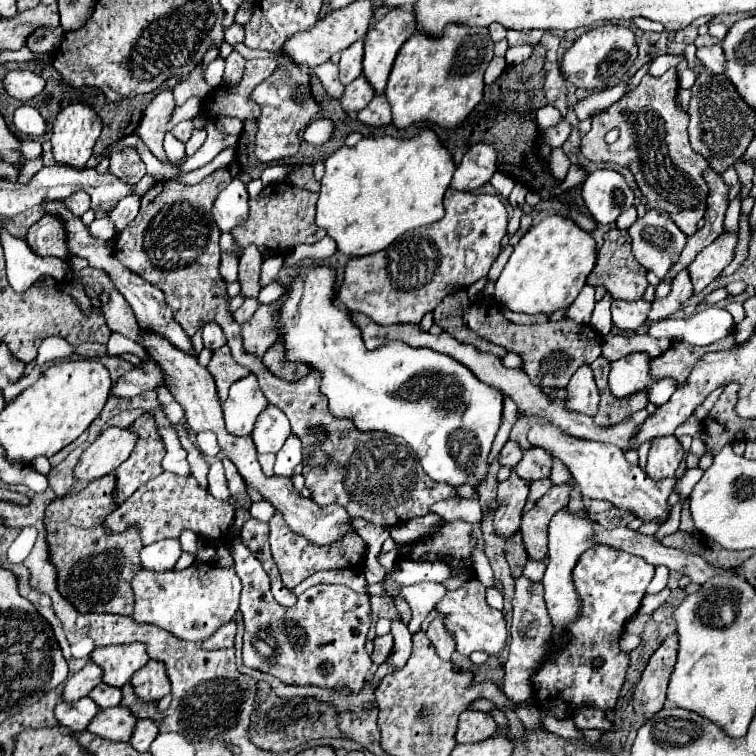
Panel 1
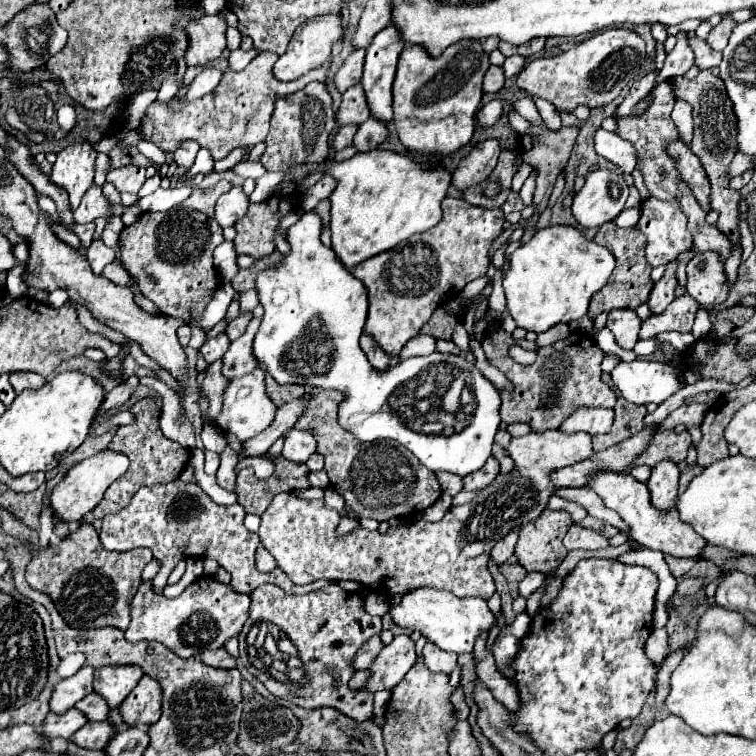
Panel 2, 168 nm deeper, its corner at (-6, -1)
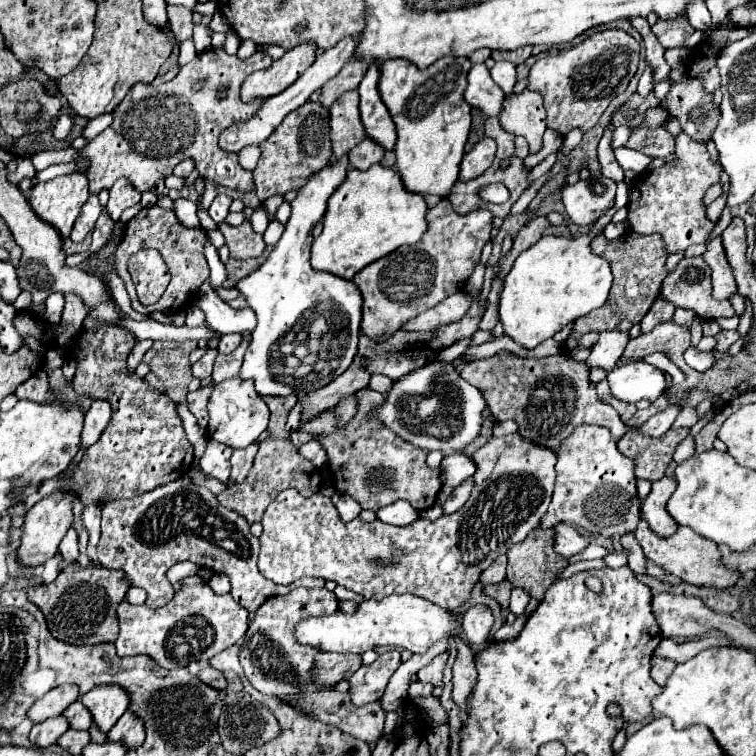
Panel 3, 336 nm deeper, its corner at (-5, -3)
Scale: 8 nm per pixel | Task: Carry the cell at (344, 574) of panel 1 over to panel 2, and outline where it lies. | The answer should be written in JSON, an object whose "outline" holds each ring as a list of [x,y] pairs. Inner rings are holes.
{"outline":[[[176,479],[176,481],[164,483],[164,485],[142,487],[132,497],[132,501],[124,507],[124,511],[104,515],[100,541],[102,541],[102,547],[108,549],[108,551],[128,551],[128,549],[136,549],[136,547],[148,547],[154,553],[154,559],[160,563],[160,571],[152,579],[154,593],[162,593],[162,589],[166,587],[166,579],[168,579],[170,571],[176,567],[178,561],[182,561],[186,557],[202,557],[202,555],[204,557],[212,557],[214,561],[218,561],[218,565],[224,567],[232,575],[232,587],[236,589],[236,593],[244,593],[244,595],[250,595],[256,587],[260,587],[264,583],[274,583],[274,585],[282,587],[286,593],[308,593],[308,591],[316,591],[320,587],[326,587],[328,583],[334,583],[334,581],[318,579],[318,581],[312,581],[308,585],[294,585],[290,581],[290,577],[284,571],[280,571],[280,569],[274,569],[272,573],[258,571],[256,569],[258,535],[244,527],[244,515],[246,515],[246,511],[244,511],[242,505],[238,505],[238,503],[234,503],[234,505],[218,505],[200,489],[200,485],[184,483],[184,481]]]}

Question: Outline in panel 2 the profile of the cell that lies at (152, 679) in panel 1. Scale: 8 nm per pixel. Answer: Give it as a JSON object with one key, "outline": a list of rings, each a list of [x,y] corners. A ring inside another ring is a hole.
{"outline":[[[144,675],[142,681],[134,687],[134,691],[120,705],[122,721],[128,723],[130,727],[136,727],[138,723],[146,725],[156,723],[160,719],[160,699],[162,699],[160,685],[152,677]]]}

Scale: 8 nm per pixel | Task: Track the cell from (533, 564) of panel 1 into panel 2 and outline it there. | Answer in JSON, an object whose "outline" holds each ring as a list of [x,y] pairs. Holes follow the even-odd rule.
{"outline":[[[528,573],[524,577],[524,581],[520,583],[520,587],[518,587],[518,595],[528,599],[536,589],[542,587],[542,583],[544,583],[544,575],[542,573]]]}

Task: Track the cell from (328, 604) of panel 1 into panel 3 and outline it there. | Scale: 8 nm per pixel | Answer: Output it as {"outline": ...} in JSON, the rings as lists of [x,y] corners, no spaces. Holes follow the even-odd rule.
{"outline":[[[293,589],[287,595],[269,597],[253,615],[249,629],[245,633],[245,643],[241,645],[239,661],[245,669],[251,685],[263,695],[273,695],[287,705],[303,711],[307,717],[317,719],[321,723],[329,723],[339,727],[341,731],[361,739],[361,741],[377,741],[383,731],[385,711],[381,703],[369,703],[363,707],[355,707],[351,703],[349,693],[339,693],[335,687],[317,685],[315,683],[315,657],[321,653],[319,647],[301,645],[295,639],[295,627],[309,617],[331,615],[339,609],[339,599],[329,589]]]}

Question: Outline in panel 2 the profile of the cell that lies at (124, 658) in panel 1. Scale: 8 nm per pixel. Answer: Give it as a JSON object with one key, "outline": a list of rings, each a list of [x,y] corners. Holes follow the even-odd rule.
{"outline":[[[136,665],[100,667],[94,671],[94,693],[100,695],[110,709],[116,709],[132,693],[142,675],[142,669]]]}

